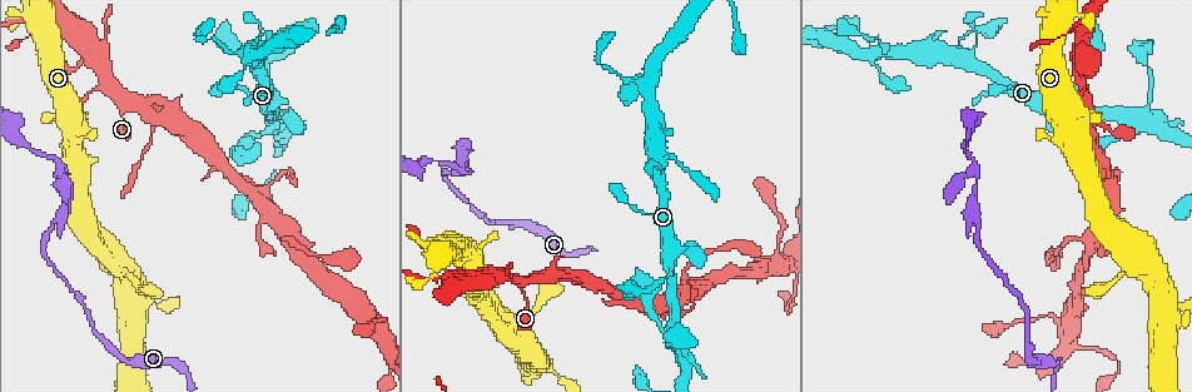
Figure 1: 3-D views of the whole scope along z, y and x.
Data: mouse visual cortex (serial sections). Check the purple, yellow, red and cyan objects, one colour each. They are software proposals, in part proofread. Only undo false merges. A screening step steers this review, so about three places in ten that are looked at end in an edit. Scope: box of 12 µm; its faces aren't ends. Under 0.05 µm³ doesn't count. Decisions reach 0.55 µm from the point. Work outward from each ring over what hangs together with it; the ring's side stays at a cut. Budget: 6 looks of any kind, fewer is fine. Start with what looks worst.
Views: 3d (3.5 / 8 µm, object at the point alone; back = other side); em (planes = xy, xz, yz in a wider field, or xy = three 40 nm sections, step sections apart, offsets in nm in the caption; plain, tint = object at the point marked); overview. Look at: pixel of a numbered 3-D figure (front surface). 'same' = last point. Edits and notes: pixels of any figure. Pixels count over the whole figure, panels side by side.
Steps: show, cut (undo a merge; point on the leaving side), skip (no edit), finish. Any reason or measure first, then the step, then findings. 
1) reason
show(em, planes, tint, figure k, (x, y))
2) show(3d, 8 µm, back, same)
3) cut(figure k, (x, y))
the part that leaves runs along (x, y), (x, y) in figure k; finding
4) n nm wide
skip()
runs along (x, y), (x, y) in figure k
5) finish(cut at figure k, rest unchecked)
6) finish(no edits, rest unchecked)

thick turns thin
show(3d, 8 µm, figure 1, (628, 81))

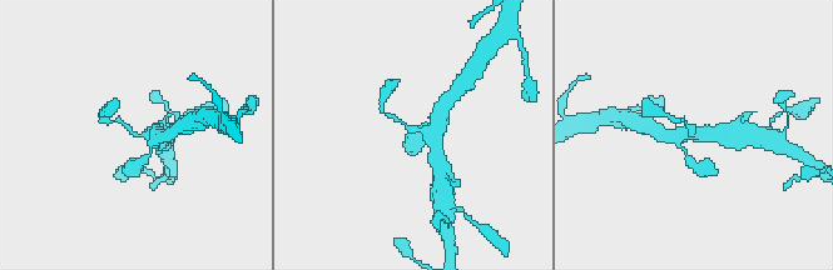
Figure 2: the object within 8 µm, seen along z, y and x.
closer look
show(3d, 3.5 µm, figure 2, (416, 129))

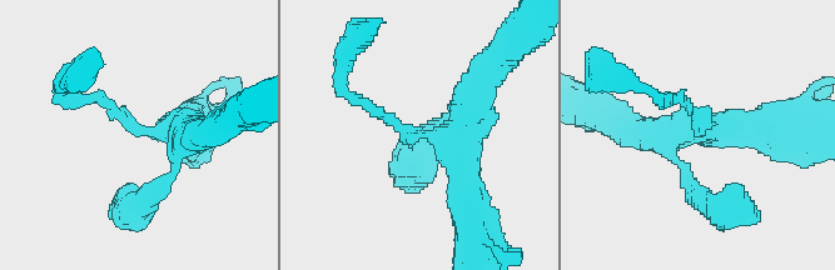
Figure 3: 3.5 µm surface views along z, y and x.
arms of 150, 400 nm
show(em, xy, step 2, tint, figure 3, (699, 130))

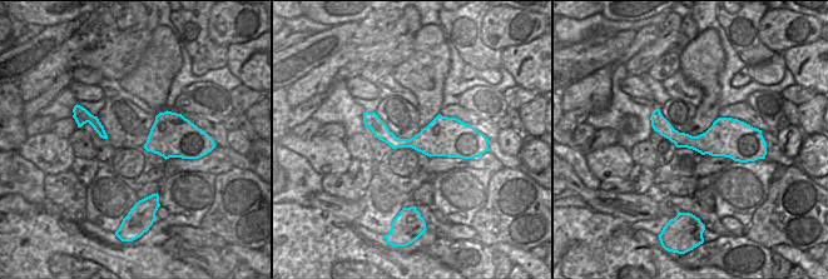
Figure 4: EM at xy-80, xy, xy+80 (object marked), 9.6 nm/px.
skip()
runs along (465, 175), (465, 146), (407, 134), (349, 95) in figure 3; all the same cell

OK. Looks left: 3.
a narrow waist
show(3d, 3.5 µm, figure 1, (125, 104))

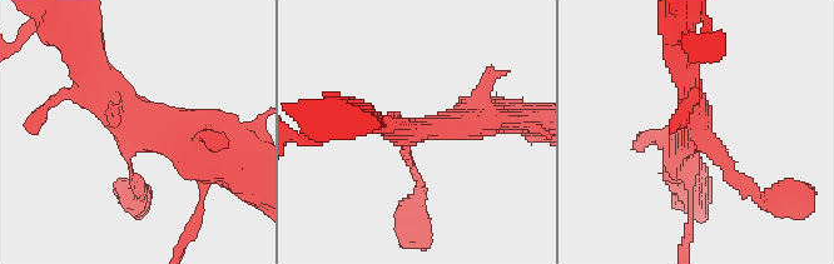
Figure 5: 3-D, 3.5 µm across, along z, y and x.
show(em, planes, tint, figure 5, (414, 132))

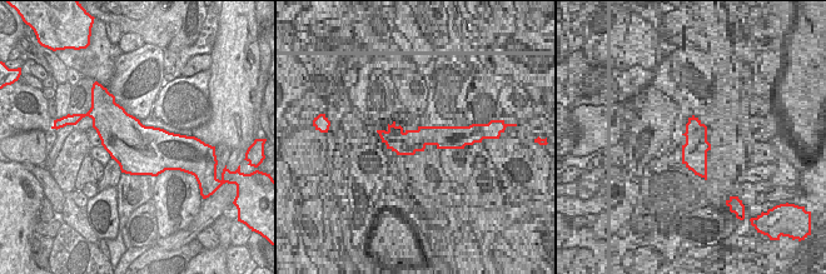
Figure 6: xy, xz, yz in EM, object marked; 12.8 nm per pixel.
arms of 100, 250, 400 nm
skip()
runs along (421, 187), (405, 142), (494, 116) in figure 5; all the same cell

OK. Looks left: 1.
finish(no edits, rest unchecked)

